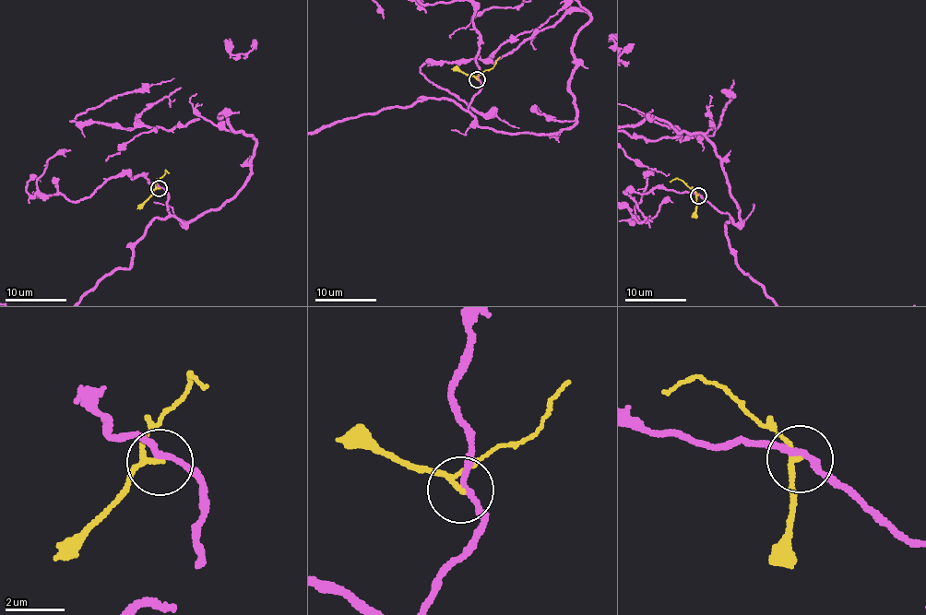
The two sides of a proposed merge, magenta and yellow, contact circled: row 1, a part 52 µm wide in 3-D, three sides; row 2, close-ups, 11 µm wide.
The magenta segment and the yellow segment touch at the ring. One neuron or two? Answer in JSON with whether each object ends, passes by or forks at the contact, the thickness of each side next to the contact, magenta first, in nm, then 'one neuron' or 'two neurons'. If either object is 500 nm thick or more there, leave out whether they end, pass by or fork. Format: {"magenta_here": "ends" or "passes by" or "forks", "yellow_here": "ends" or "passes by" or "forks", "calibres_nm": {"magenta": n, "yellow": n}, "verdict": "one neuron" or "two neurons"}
{"magenta_here": "passes by", "yellow_here": "passes by", "calibres_nm": {"magenta": 190, "yellow": 150}, "verdict": "two neurons"}

